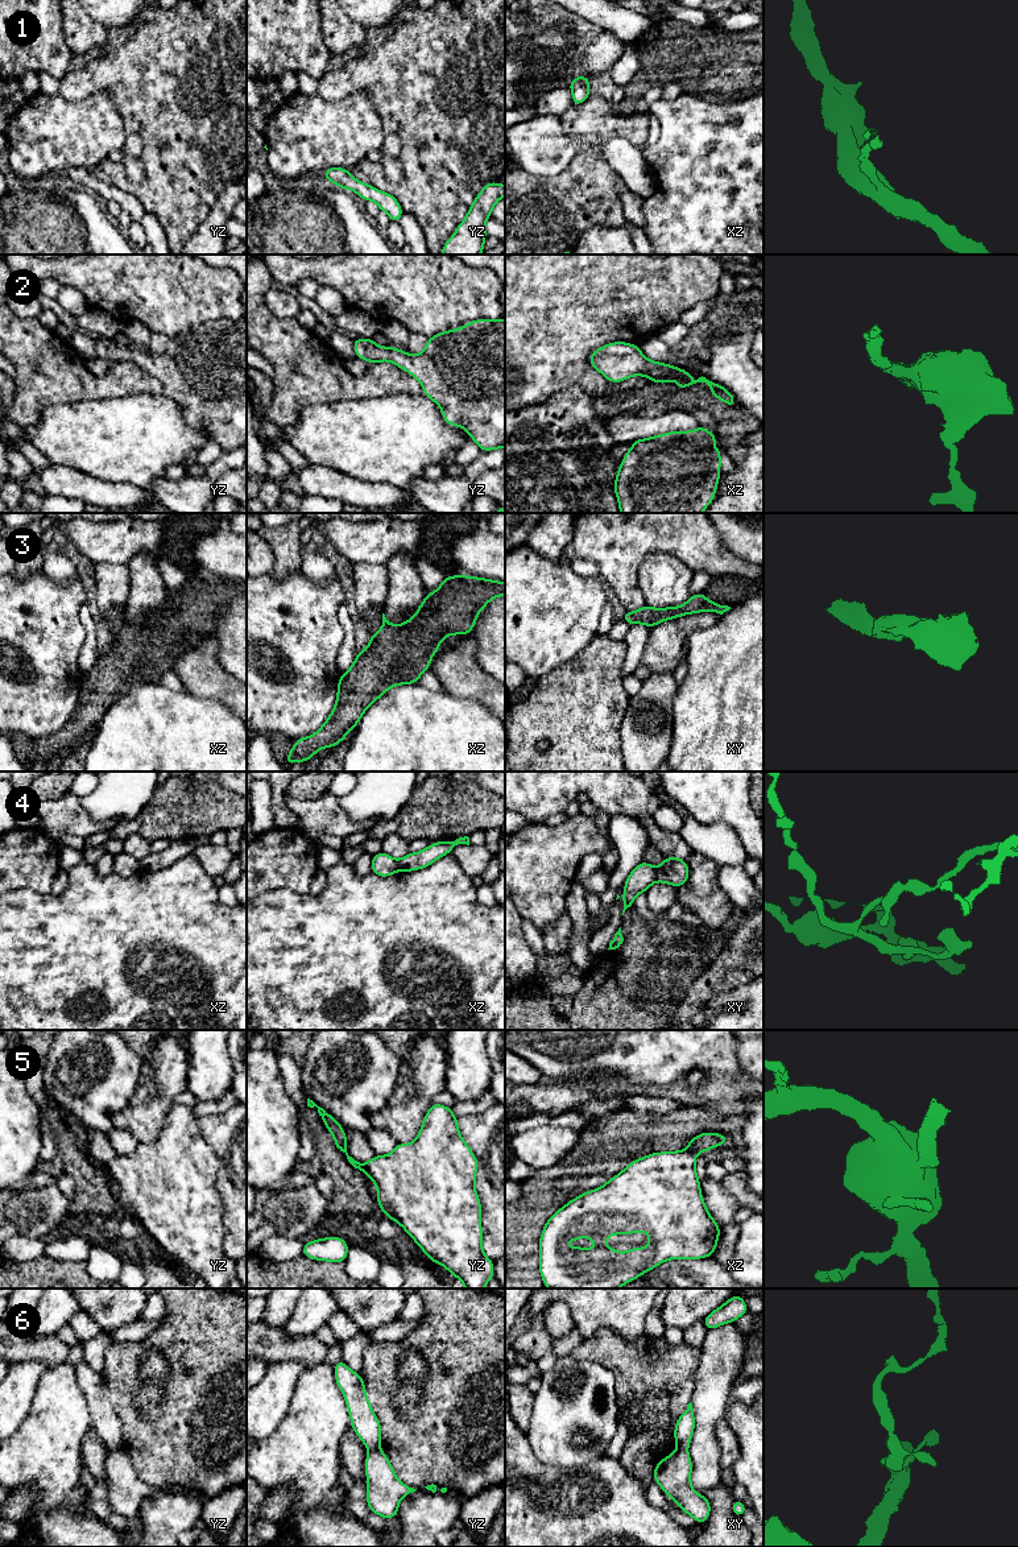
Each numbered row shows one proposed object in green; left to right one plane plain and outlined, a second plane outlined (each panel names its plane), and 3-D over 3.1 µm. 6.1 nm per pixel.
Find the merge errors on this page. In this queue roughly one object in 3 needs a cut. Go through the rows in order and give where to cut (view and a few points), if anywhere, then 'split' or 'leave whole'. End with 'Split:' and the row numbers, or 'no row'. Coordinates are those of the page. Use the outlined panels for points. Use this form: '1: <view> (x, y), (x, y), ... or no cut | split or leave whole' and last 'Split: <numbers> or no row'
1: no cut | leave whole
2: no cut | leave whole
3: no cut | leave whole
4: xy (657, 868), (656, 880) | split
5: yz (364, 1165), (367, 1173) | split
6: yz (377, 1447), (369, 1451) | split
Split: 4, 5, 6

